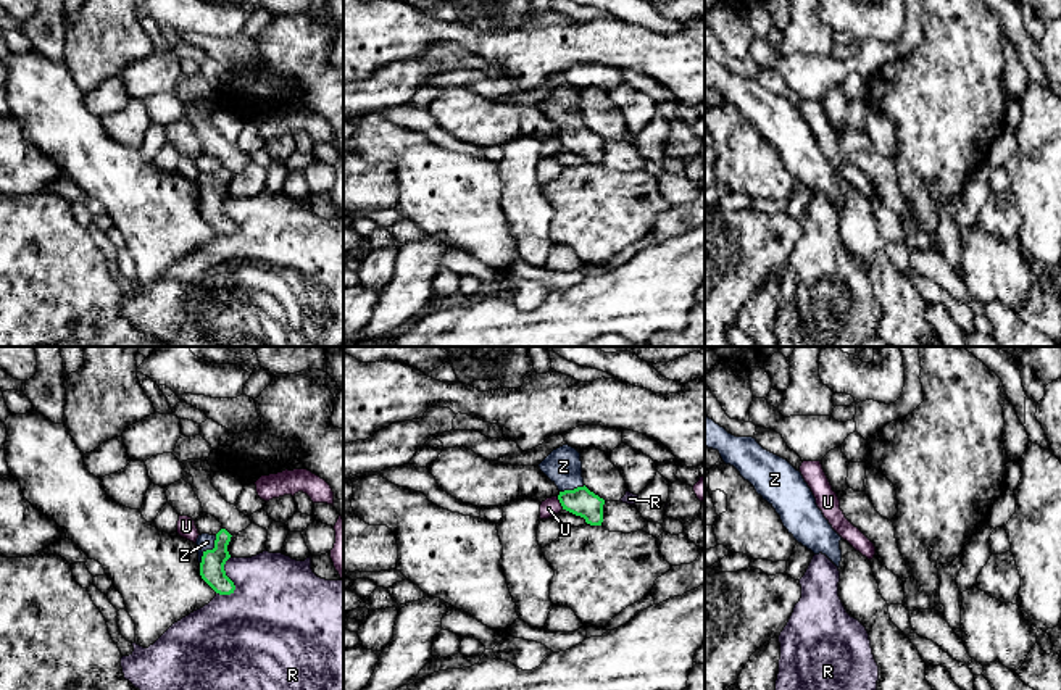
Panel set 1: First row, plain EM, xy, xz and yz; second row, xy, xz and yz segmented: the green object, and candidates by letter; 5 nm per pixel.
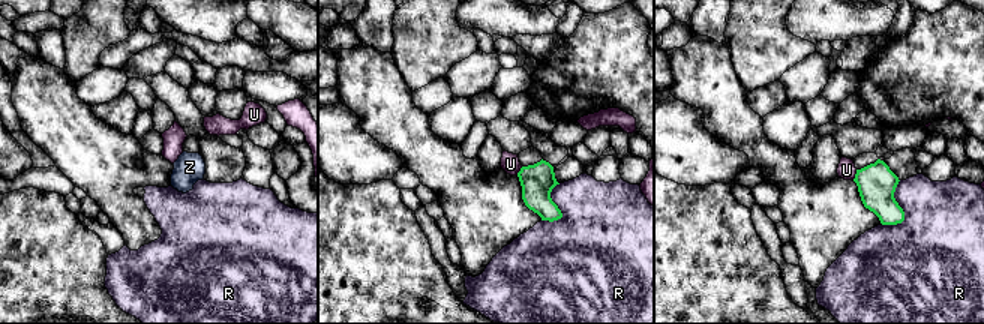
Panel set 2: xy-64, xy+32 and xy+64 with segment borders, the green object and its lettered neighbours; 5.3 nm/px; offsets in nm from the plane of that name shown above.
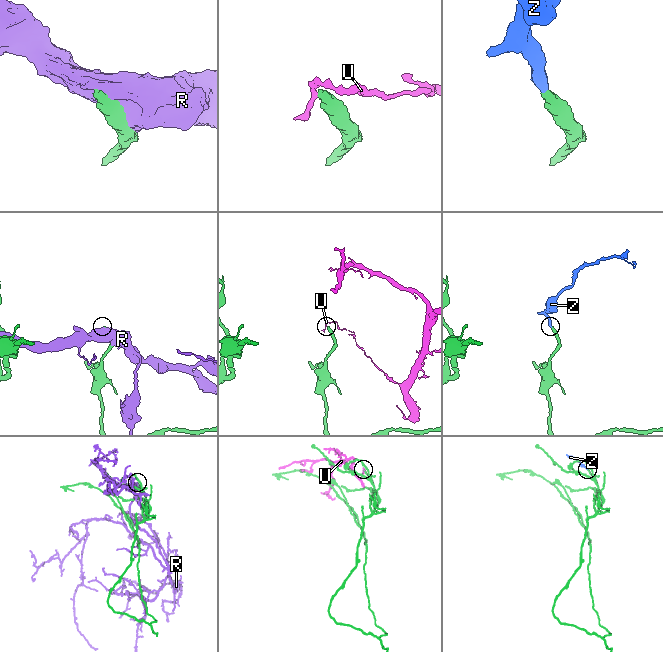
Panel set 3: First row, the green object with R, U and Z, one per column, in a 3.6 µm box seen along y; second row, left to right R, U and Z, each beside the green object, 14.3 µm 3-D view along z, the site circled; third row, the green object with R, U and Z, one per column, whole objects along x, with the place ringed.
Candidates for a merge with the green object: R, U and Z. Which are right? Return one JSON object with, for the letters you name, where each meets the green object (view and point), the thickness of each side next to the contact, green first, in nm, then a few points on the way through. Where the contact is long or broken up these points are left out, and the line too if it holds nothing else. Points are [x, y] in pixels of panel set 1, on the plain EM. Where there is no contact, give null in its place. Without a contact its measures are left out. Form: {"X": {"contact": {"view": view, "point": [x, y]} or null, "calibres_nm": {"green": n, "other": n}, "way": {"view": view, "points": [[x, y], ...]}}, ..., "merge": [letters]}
{"Z": {"contact": {"view": "xy", "point": [208, 189]}, "calibres_nm": {"green": 130, "other": 80}, "way": {"view": "xy", "points": [[212, 207], [208, 189], [205, 181]]}}, "merge": ["Z"]}

